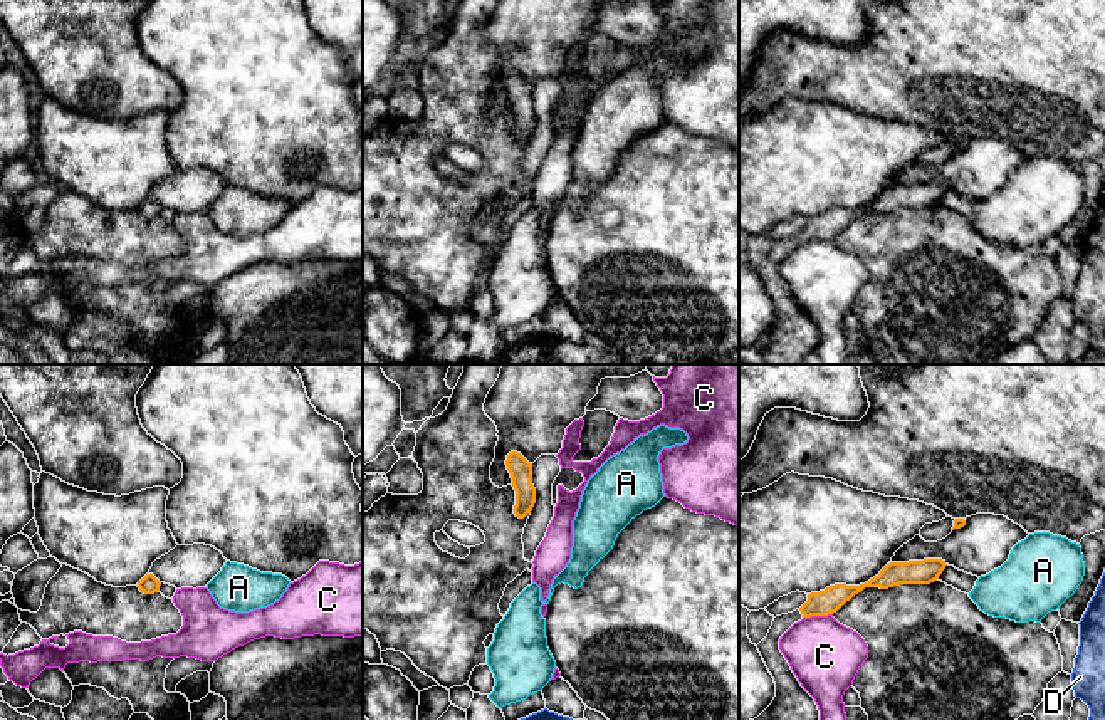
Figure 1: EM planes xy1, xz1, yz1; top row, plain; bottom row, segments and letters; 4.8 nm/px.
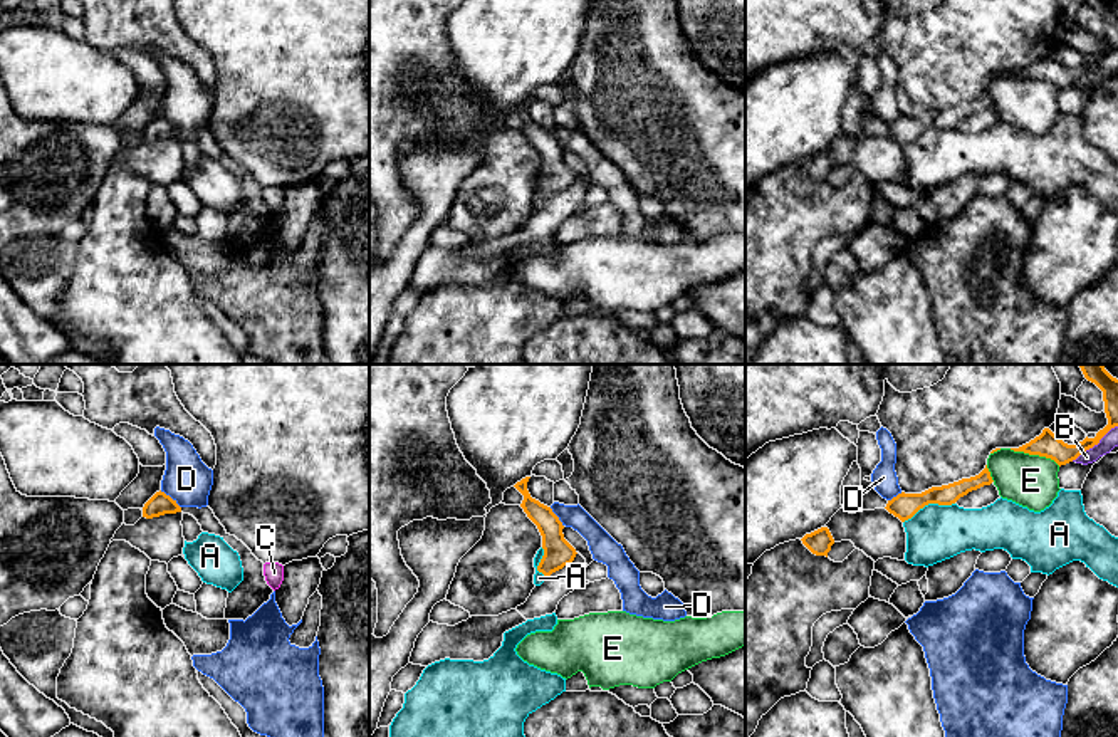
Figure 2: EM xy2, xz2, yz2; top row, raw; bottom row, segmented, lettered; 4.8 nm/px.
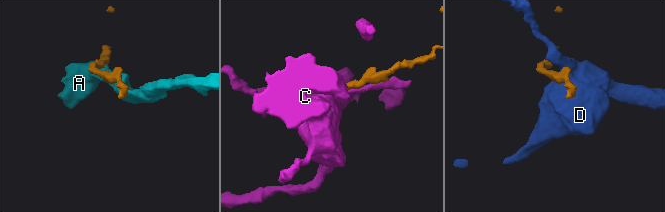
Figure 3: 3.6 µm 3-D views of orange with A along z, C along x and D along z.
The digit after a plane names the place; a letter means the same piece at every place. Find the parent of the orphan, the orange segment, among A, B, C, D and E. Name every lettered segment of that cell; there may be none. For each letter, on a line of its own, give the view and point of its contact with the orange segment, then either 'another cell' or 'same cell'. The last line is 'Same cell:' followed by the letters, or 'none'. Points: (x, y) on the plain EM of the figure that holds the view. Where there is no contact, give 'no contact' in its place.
A: meets orange in yz2 at (929, 126); another cell
B: meets orange in yz2 at (1093, 69); another cell
C: meets orange in yz1 at (816, 239); another cell
D: meets orange in xy2 at (170, 121); another cell
E: meets orange in yz2 at (1034, 78); another cell
Same cell: none

